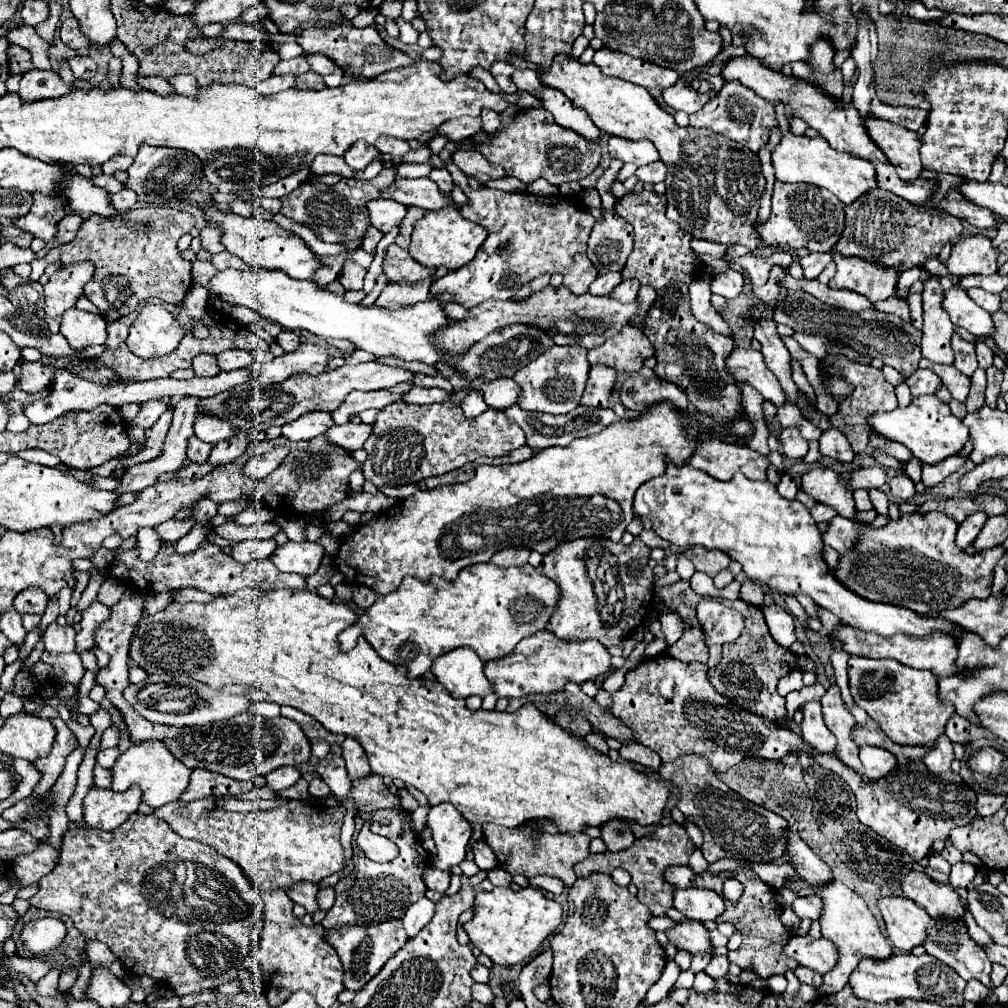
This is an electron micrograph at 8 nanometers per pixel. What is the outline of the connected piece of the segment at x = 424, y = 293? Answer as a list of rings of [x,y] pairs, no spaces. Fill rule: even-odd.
[[[424,279],[420,283],[390,283],[376,299],[376,305],[382,309],[392,309],[394,305],[396,309],[398,305],[412,307],[420,301],[426,301],[430,299],[430,281],[432,279]]]

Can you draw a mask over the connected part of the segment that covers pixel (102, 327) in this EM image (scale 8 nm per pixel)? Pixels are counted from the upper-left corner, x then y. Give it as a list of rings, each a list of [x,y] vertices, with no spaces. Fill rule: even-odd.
[[[72,307],[62,315],[60,333],[66,337],[72,349],[86,349],[106,341],[106,321],[96,313]]]

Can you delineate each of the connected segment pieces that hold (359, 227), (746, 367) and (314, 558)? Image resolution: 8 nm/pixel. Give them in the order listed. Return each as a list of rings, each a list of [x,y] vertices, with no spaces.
[[[382,169],[378,177],[360,181],[360,179],[340,179],[336,185],[324,185],[320,181],[306,181],[296,187],[290,195],[280,197],[282,215],[294,219],[300,225],[306,225],[316,233],[318,239],[328,243],[348,243],[348,241],[364,241],[366,231],[372,227],[366,203],[380,197],[380,189],[390,187],[394,183],[394,171]]]
[[[734,347],[732,355],[728,357],[728,369],[738,385],[750,383],[754,389],[760,391],[764,399],[772,401],[776,407],[782,407],[786,403],[784,389],[780,387],[776,375],[766,367],[764,355],[760,351]]]
[[[288,541],[286,545],[278,547],[276,553],[272,553],[270,561],[280,569],[288,573],[300,573],[300,575],[314,575],[324,559],[324,547],[320,543],[294,543]]]

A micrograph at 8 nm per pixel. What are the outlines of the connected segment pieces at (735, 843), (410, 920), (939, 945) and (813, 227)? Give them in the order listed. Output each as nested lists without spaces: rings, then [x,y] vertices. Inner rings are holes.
[[[684,755],[672,763],[662,763],[658,775],[674,787],[678,785],[678,809],[684,813],[686,819],[690,819],[704,831],[702,853],[708,863],[714,863],[722,857],[734,857],[742,861],[746,859],[752,863],[768,863],[784,855],[786,839],[782,835],[782,829],[788,827],[788,823],[780,815],[760,805],[754,805],[738,793],[734,793],[724,781],[716,777],[716,773],[704,757]]]
[[[420,897],[416,903],[412,903],[402,917],[408,937],[417,935],[430,922],[434,913],[435,903],[430,901],[428,897]]]
[[[936,921],[936,929],[930,929],[924,949],[928,955],[952,967],[962,979],[978,979],[990,987],[992,963],[984,957],[982,949],[976,949],[964,925],[952,925],[952,921]]]
[[[774,183],[770,219],[758,225],[758,233],[768,245],[784,243],[790,247],[804,247],[808,251],[832,251],[844,229],[844,205],[826,189],[812,185]]]

